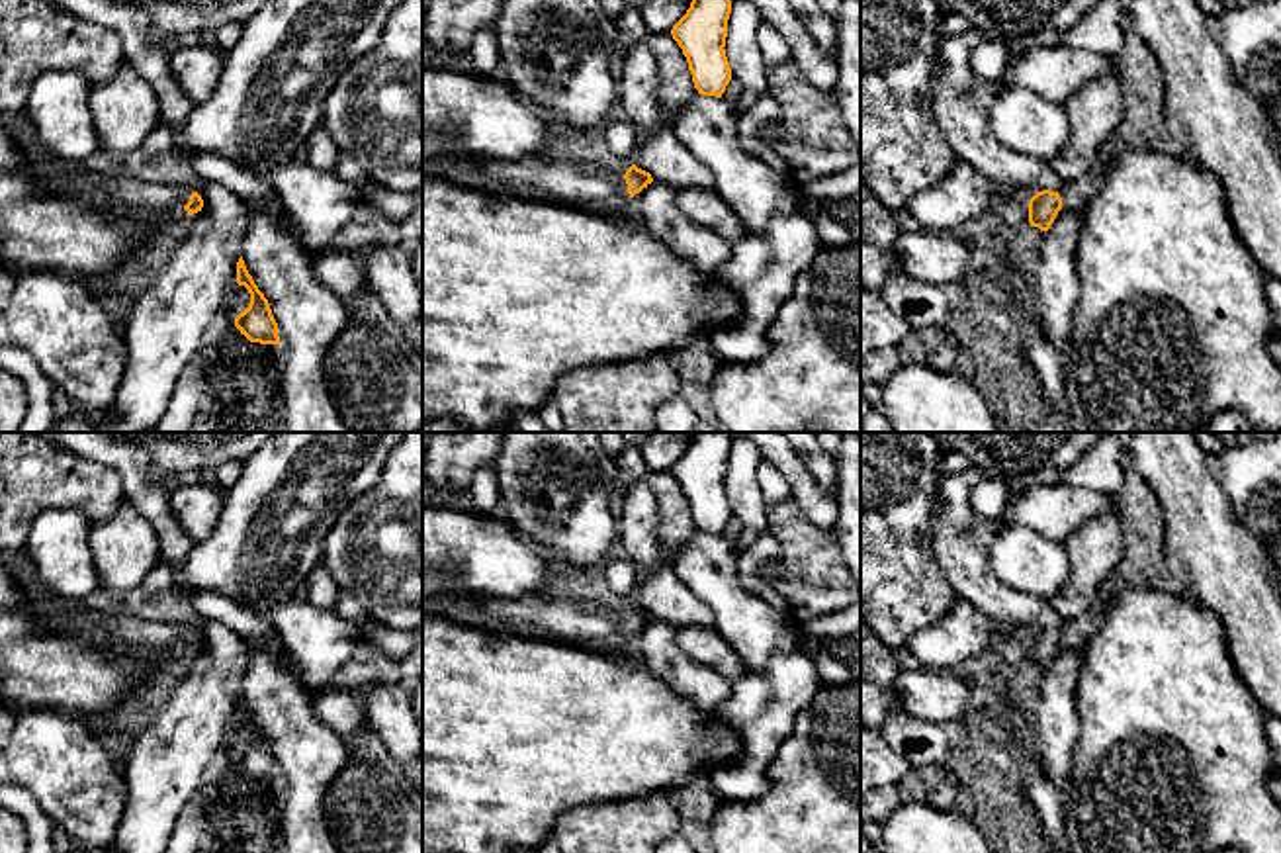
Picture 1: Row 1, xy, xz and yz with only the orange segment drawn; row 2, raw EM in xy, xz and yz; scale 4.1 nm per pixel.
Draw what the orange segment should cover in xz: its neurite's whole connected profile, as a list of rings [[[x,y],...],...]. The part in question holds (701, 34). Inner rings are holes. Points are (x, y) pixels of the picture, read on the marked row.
[[[692,0],[671,35],[686,57],[694,88],[702,96],[722,98],[731,80],[726,57],[731,0]]]

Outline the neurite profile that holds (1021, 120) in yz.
[[[1005,86],[990,110],[988,129],[1007,149],[1048,164],[1072,137],[1062,104],[1029,88]]]

